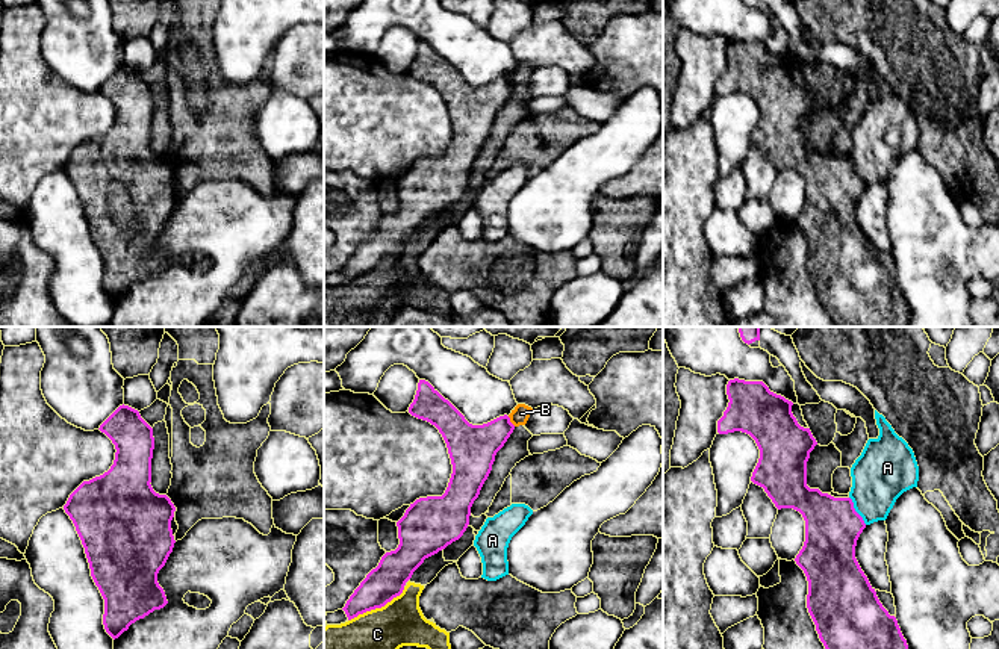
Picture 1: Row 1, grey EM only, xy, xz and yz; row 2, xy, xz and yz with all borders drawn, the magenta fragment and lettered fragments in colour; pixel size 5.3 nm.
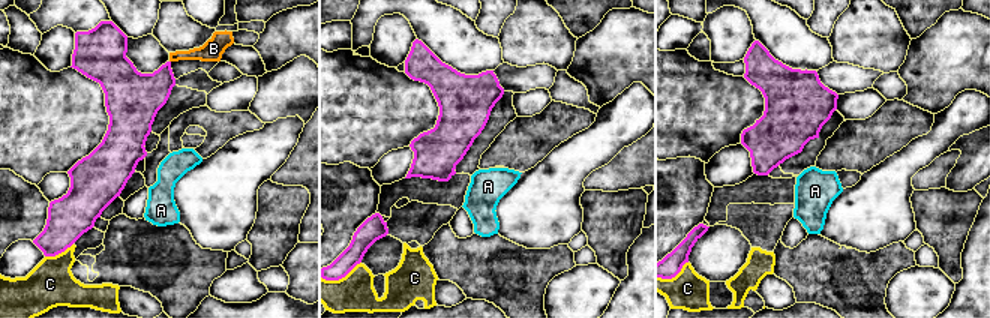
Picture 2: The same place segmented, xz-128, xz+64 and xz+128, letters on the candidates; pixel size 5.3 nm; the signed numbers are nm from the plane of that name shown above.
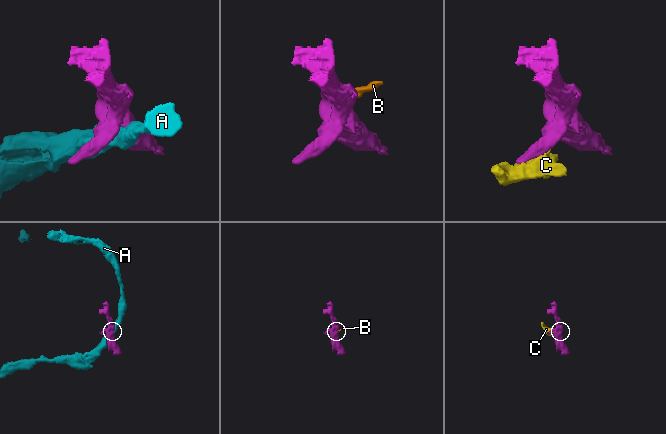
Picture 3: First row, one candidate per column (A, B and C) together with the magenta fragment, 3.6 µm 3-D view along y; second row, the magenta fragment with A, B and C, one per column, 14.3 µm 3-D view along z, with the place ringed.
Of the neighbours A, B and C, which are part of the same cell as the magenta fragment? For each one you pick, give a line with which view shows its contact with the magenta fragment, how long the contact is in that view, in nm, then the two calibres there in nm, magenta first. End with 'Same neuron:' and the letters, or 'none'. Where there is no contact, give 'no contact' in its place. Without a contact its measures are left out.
Same neuron: none

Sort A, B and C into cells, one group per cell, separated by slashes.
A / B C

